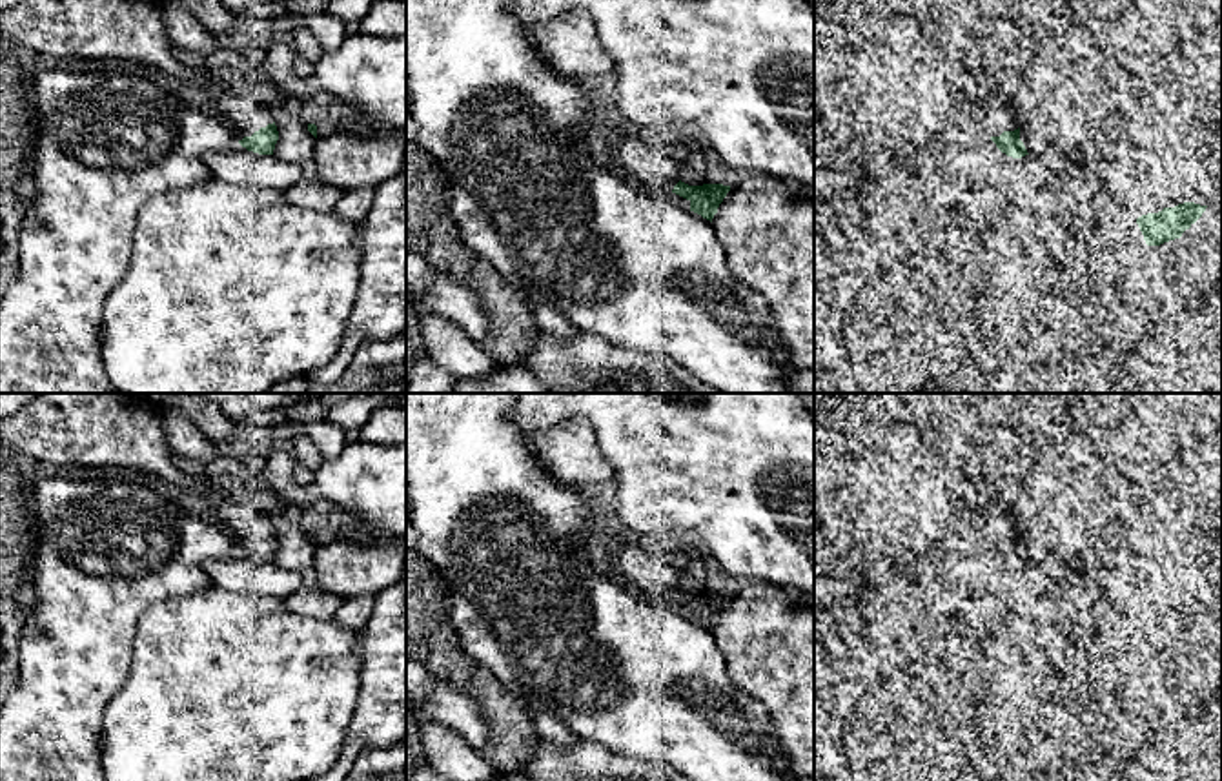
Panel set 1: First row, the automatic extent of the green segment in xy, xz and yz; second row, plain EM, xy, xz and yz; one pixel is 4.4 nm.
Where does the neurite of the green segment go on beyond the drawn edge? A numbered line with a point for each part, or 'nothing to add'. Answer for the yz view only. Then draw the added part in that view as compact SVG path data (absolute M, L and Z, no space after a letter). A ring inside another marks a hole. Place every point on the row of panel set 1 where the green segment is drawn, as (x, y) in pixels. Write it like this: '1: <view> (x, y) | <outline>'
1: yz (998, 113) | M985 93L980 98L982 122L991 137L1020 127L1022 115L1005 93Z

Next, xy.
1: xy (244, 111) | M237 86L229 91L213 87L217 115L237 133L237 138L251 137L260 127L273 124L270 104L259 93Z

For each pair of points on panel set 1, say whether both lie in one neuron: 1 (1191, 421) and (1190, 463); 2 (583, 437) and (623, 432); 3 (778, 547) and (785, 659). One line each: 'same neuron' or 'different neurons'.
1: different neurons
2: different neurons
3: different neurons

